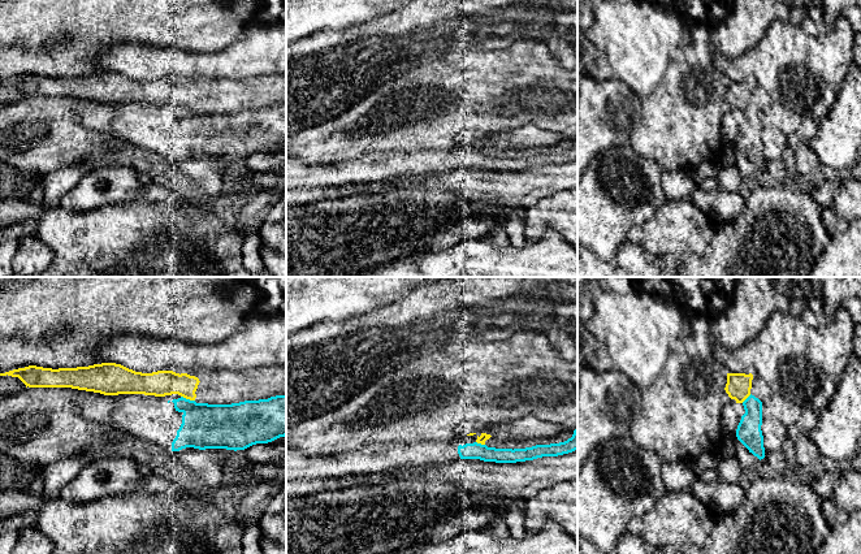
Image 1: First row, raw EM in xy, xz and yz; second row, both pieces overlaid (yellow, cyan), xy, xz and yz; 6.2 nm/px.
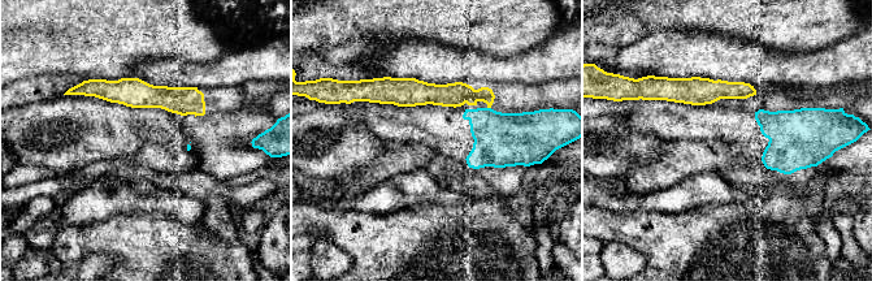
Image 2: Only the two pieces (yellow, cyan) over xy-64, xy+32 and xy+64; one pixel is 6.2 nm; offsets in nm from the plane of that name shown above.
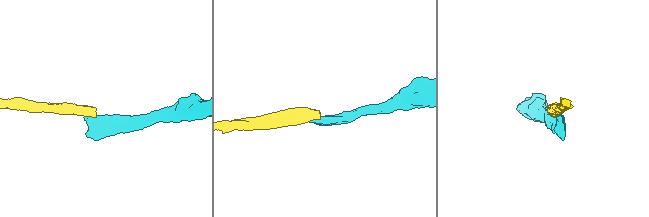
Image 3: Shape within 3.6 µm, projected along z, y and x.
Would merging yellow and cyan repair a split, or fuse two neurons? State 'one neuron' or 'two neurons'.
two neurons

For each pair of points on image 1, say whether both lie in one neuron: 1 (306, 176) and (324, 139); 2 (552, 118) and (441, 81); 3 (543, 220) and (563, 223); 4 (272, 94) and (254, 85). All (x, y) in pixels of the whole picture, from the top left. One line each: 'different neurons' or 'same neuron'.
1: different neurons
2: same neuron
3: same neuron
4: same neuron

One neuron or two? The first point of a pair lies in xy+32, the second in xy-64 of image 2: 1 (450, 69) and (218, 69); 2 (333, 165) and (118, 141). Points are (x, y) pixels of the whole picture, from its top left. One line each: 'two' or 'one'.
1: one
2: one

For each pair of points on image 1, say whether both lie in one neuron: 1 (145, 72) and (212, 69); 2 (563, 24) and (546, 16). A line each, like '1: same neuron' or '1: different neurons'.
1: same neuron
2: different neurons

